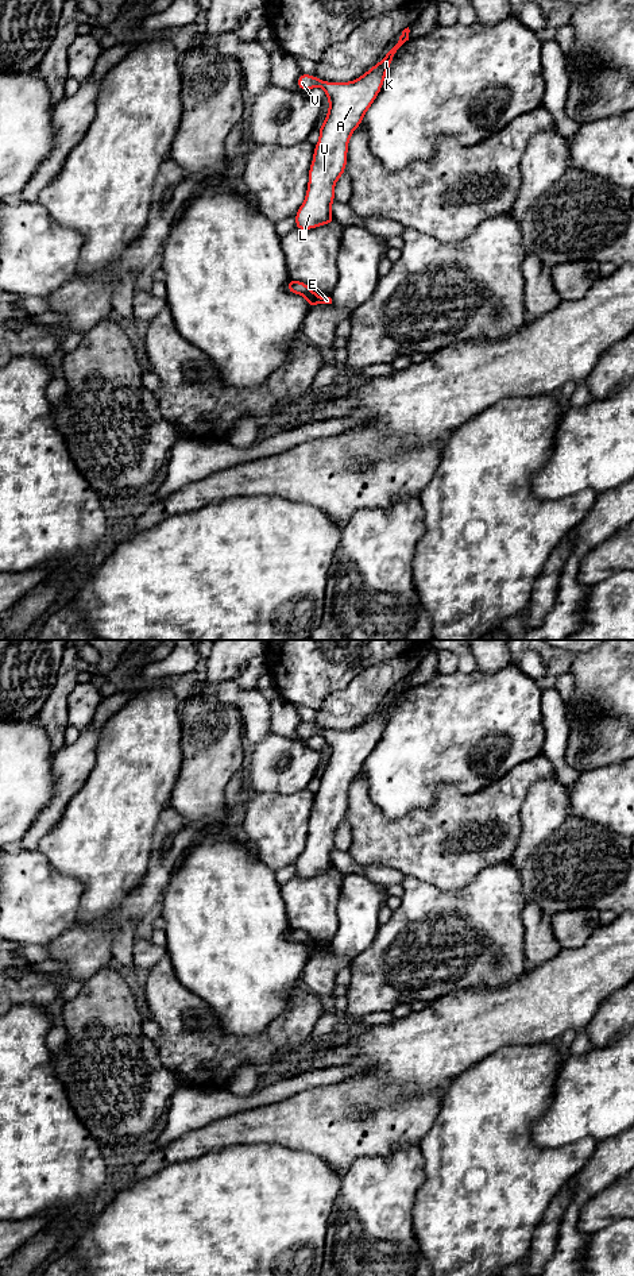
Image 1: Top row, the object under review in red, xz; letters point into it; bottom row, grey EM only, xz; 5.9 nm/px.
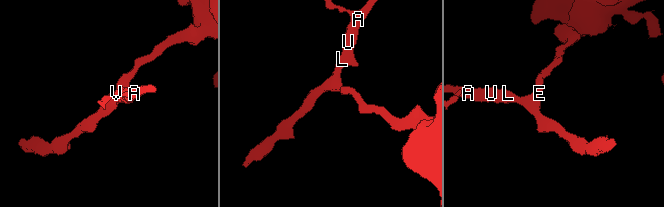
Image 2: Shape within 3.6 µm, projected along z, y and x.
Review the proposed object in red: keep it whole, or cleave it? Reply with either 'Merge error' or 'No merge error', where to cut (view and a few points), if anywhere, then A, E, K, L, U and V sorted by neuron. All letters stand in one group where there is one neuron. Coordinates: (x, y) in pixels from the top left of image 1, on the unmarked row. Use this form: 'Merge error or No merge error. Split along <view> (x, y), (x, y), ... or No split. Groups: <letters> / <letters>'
Merge error. Split along xz (309, 937), (304, 943). Groups: A K L U V / E

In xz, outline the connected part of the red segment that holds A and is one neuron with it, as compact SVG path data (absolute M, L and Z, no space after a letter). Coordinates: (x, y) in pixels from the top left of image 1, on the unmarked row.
M409 675L405 676L386 705L352 730L326 730L316 724L299 722L297 733L304 740L316 735L325 739L329 760L318 776L320 789L314 794L306 847L295 861L295 876L306 879L335 871L330 852L335 849L335 832L344 822L349 786L380 740L391 708L409 689L409 681Z

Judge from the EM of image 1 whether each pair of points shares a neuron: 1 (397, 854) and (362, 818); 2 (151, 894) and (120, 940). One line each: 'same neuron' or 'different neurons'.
1: same neuron
2: different neurons

